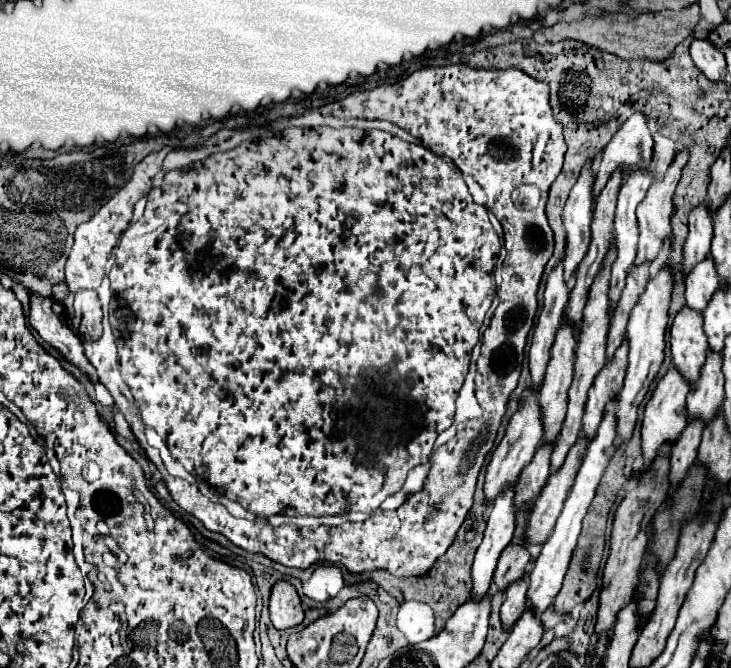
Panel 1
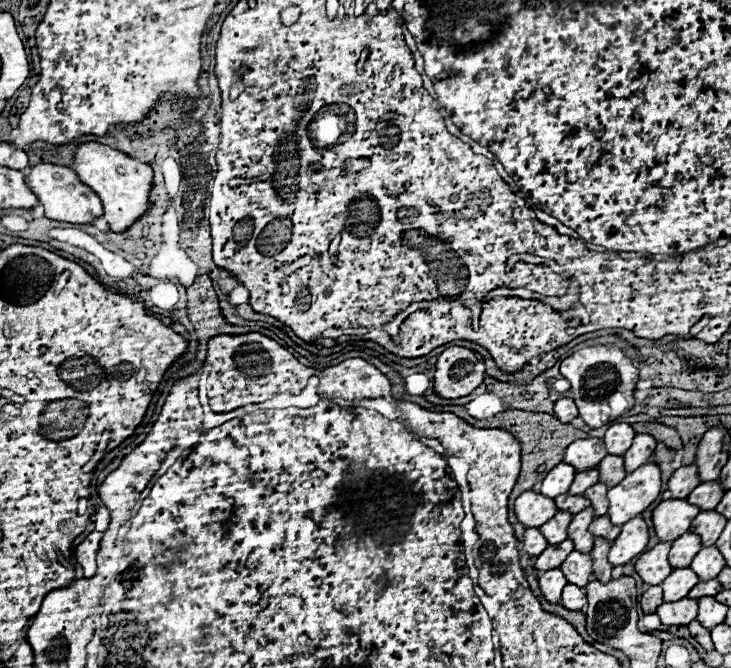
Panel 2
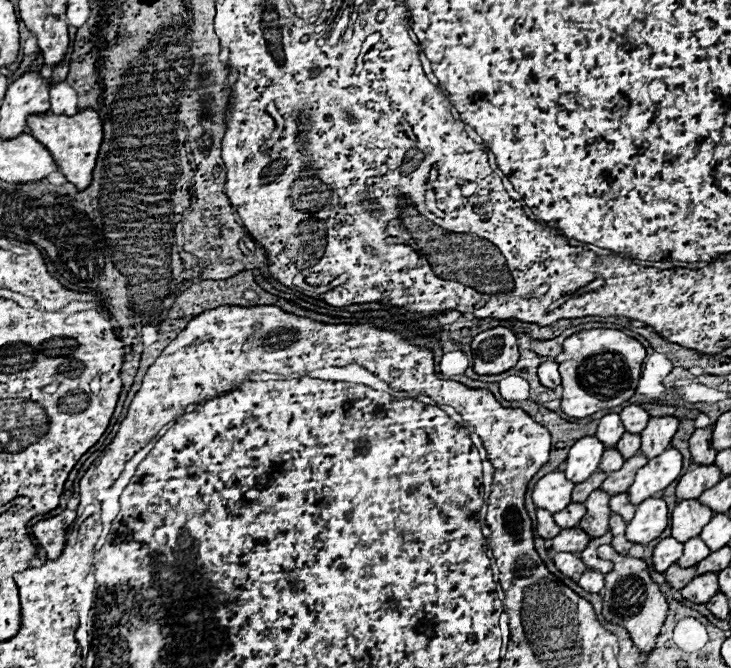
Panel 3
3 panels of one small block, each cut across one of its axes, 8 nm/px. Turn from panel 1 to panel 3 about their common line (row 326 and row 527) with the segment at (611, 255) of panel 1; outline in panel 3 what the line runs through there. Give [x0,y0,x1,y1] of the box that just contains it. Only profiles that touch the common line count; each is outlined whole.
[580,490,612,538]

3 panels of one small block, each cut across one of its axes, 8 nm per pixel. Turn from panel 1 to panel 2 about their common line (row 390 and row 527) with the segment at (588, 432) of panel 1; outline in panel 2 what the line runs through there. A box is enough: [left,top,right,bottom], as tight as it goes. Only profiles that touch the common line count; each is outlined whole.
[590,516,620,542]

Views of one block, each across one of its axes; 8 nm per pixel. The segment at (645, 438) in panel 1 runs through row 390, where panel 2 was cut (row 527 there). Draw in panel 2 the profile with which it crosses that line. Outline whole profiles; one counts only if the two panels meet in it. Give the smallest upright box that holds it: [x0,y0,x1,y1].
[652,500,700,542]

